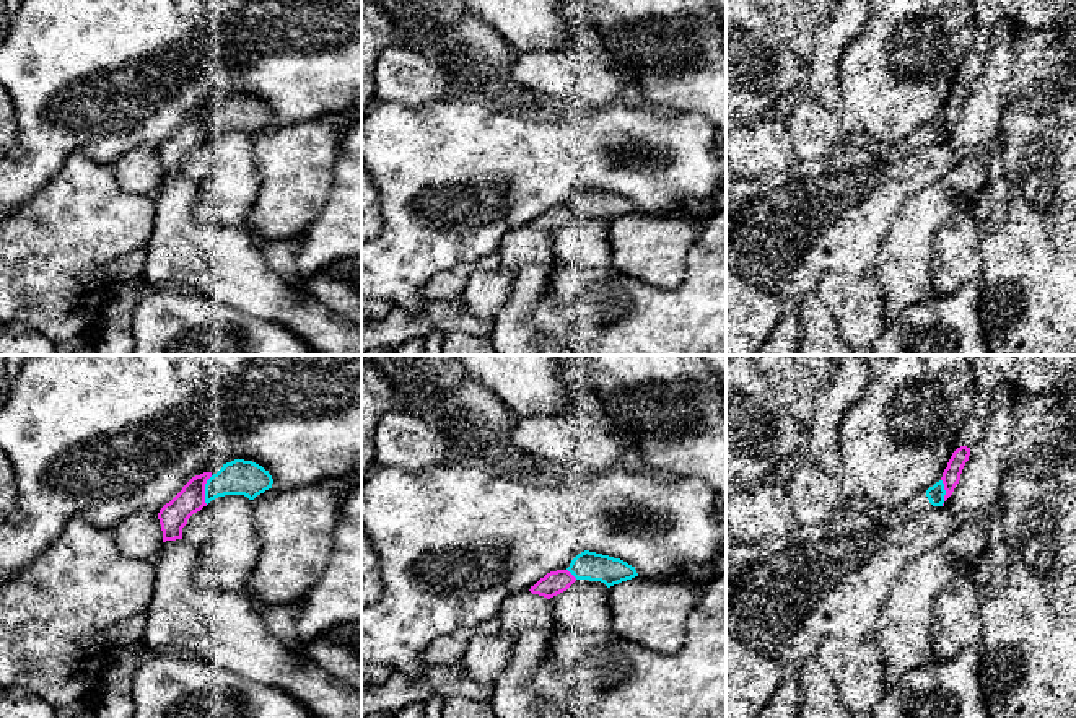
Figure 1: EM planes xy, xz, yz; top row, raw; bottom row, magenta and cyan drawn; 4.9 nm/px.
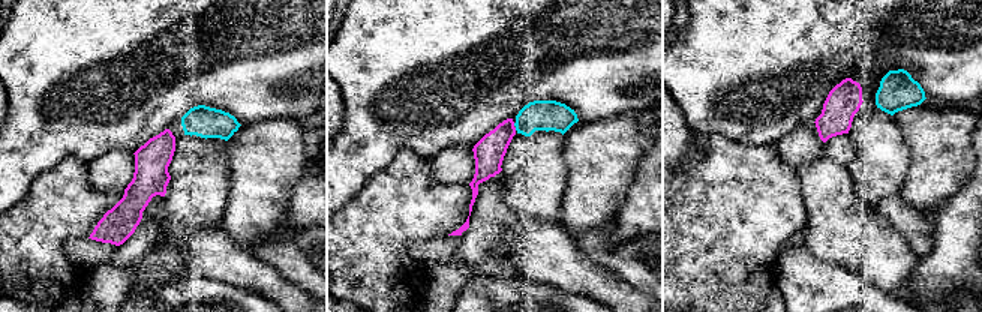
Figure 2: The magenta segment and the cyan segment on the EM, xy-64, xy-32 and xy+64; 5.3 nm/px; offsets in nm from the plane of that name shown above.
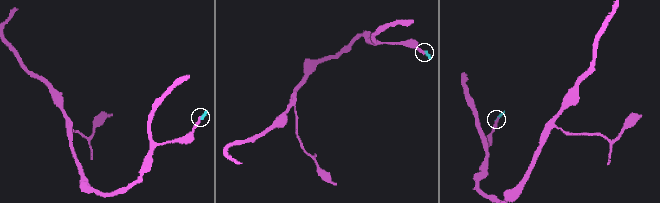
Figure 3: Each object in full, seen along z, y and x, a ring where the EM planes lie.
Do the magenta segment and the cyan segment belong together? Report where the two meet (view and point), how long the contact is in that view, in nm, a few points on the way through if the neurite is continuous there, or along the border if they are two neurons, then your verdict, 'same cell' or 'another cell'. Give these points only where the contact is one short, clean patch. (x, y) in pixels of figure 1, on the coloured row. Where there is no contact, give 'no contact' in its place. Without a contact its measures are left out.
contact xy (204, 490); length 150 nm; another cell

